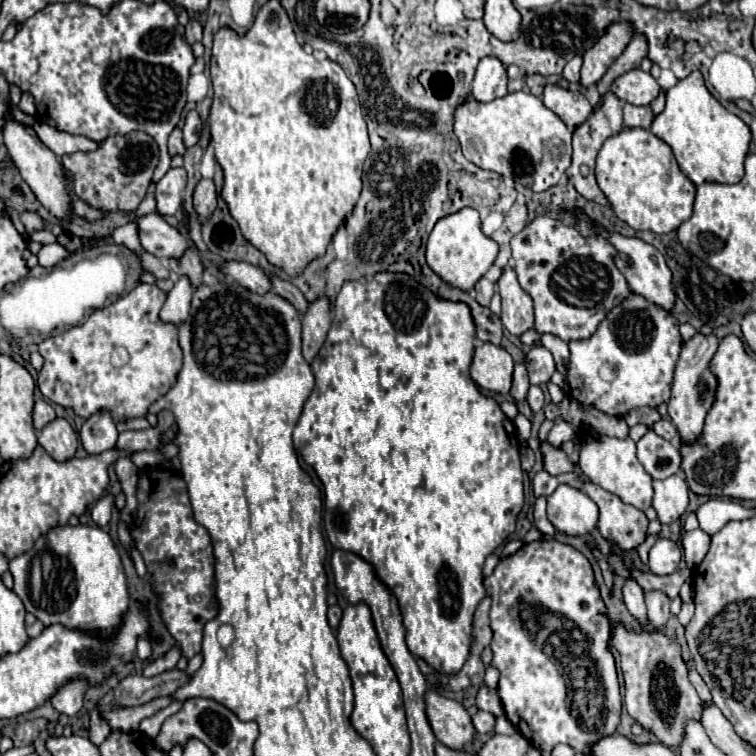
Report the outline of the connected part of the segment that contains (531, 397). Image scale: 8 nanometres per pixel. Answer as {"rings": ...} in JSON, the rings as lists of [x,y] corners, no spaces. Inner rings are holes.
{"rings":[[[530,386],[530,392],[528,392],[528,404],[534,412],[538,412],[542,406],[544,406],[544,392],[540,386]]]}

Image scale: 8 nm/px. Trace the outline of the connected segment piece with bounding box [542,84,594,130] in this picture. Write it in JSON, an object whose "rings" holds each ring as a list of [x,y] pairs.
{"rings":[[[546,84],[542,100],[552,112],[556,112],[562,118],[562,122],[570,130],[580,126],[594,110],[582,92],[570,92],[556,84]]]}

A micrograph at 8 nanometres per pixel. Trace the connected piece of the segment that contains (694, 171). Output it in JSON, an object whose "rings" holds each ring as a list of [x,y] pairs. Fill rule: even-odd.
{"rings":[[[692,72],[666,92],[666,108],[654,118],[650,130],[672,148],[680,170],[696,186],[702,182],[738,184],[742,180],[744,158],[752,140],[750,126],[736,114],[728,112],[708,92],[700,72]]]}

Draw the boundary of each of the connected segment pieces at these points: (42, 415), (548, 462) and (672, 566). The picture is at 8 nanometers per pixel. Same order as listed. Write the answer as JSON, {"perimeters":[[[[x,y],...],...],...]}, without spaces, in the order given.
{"perimeters":[[[[38,400],[34,404],[34,428],[42,430],[46,424],[50,424],[56,418],[54,408],[50,404],[46,404],[44,400]]],[[[542,442],[542,456],[544,456],[544,470],[552,476],[574,472],[574,464],[568,460],[568,456],[562,450],[554,450],[546,442]]],[[[658,538],[656,544],[650,548],[650,572],[658,574],[658,576],[666,576],[678,570],[682,558],[682,550],[678,548],[676,542],[666,540],[666,538]]]]}

